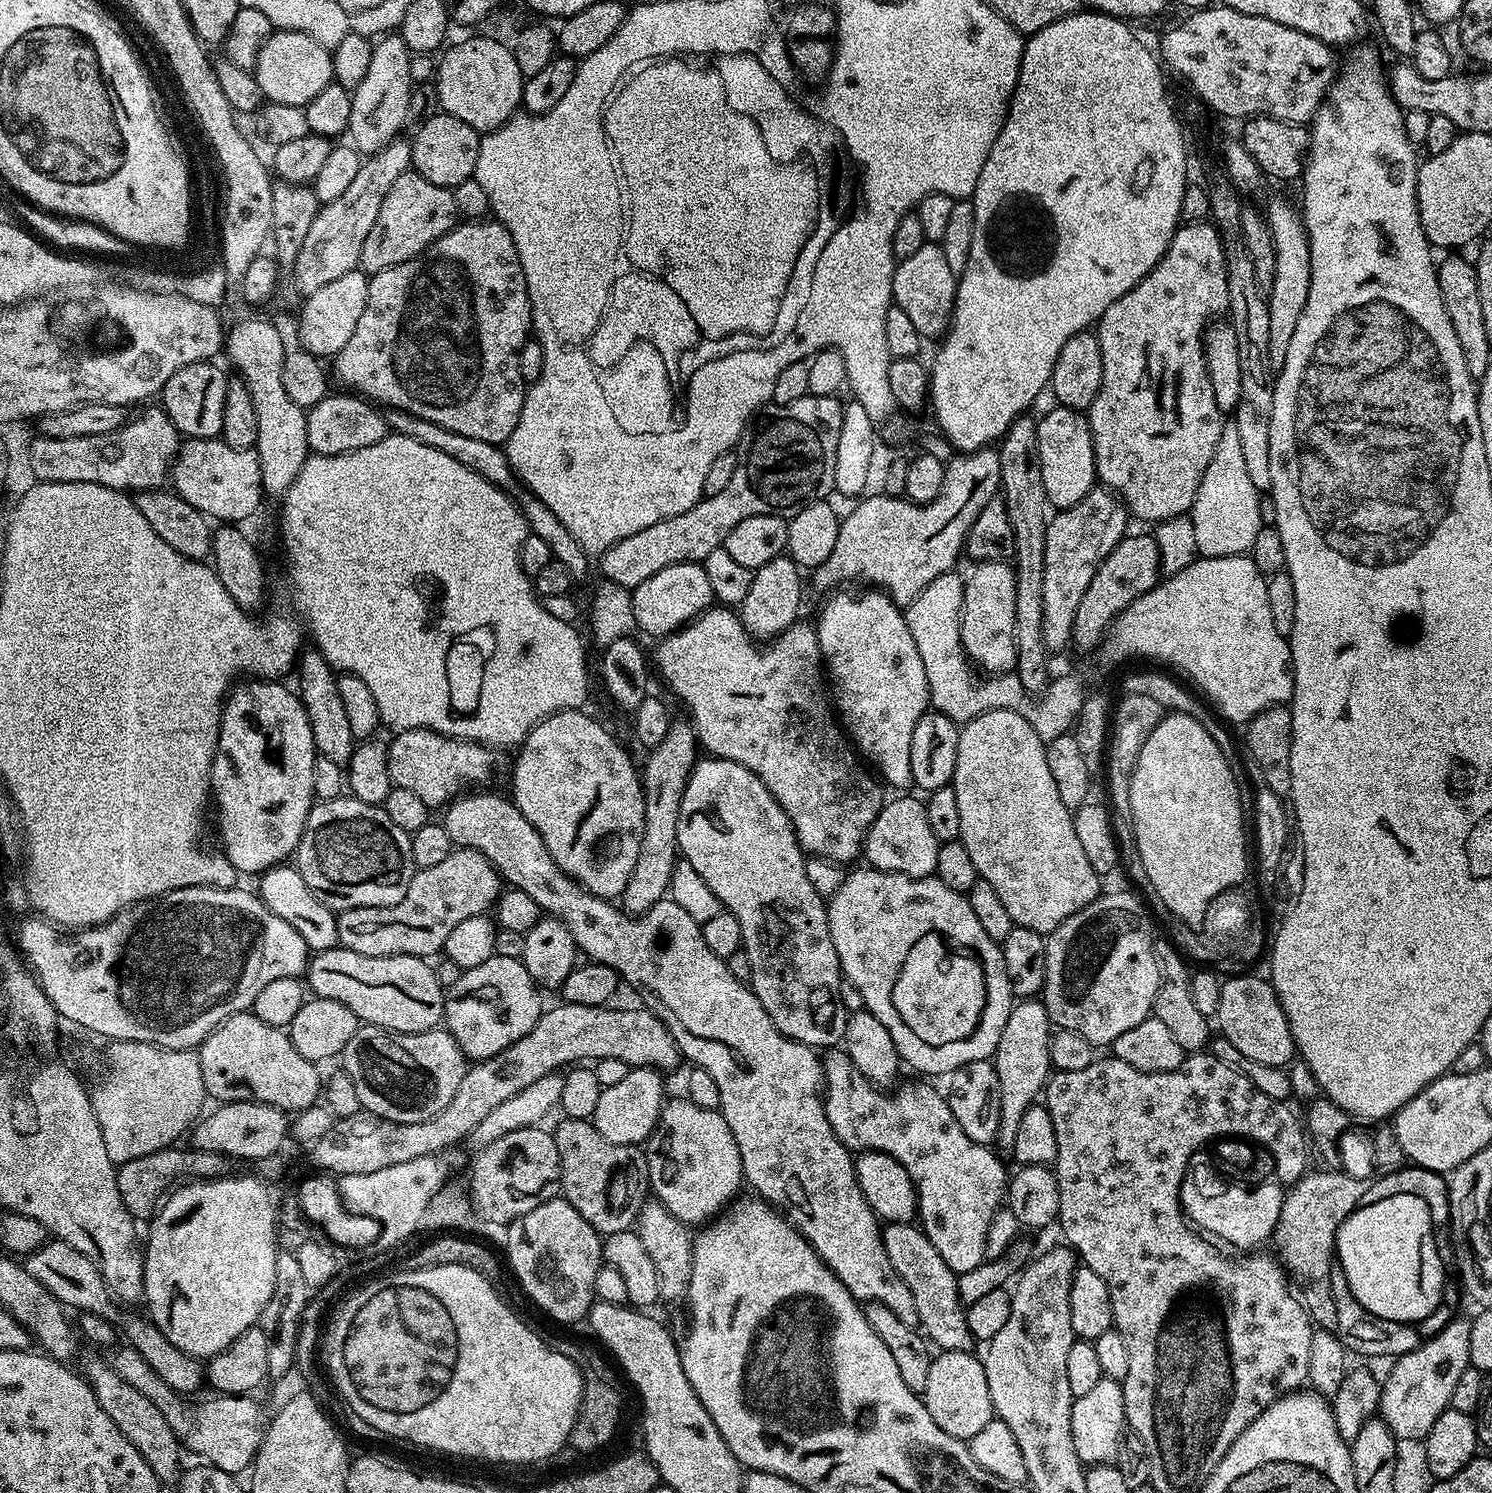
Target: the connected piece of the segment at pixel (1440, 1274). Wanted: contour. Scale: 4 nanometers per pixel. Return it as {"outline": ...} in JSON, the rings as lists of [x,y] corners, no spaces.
{"outline":[[[1414,1194],[1384,1196],[1373,1204],[1360,1204],[1344,1219],[1336,1231],[1335,1259],[1344,1271],[1352,1300],[1378,1318],[1415,1325],[1425,1320],[1440,1303],[1444,1292],[1444,1264],[1440,1261],[1436,1233],[1432,1226],[1432,1211]]]}

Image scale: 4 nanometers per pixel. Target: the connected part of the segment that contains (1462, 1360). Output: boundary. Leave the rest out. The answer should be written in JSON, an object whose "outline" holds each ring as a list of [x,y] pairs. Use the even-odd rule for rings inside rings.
{"outline":[[[1453,1318],[1439,1334],[1425,1339],[1410,1354],[1399,1357],[1389,1371],[1388,1376],[1385,1376],[1382,1380],[1378,1416],[1379,1419],[1386,1422],[1386,1426],[1392,1431],[1397,1441],[1423,1441],[1429,1430],[1434,1426],[1434,1422],[1450,1407],[1452,1395],[1454,1394],[1454,1385],[1458,1383],[1462,1370],[1466,1370],[1470,1366],[1471,1329],[1471,1319],[1460,1320],[1460,1318]]]}

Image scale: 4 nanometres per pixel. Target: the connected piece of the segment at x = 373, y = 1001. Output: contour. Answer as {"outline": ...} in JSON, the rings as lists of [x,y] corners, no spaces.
{"outline":[[[335,947],[311,957],[306,984],[322,1000],[342,1002],[355,1014],[357,1021],[388,1028],[392,1032],[429,1032],[444,1019],[446,989],[439,984],[436,968],[422,956],[367,956],[349,948]]]}

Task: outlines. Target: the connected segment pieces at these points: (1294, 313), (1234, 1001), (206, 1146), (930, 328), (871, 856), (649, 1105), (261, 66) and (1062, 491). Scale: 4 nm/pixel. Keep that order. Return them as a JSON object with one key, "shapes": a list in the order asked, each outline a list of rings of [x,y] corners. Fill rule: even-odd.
{"shapes":[[[[1272,200],[1266,207],[1266,219],[1272,231],[1272,240],[1276,243],[1278,263],[1274,269],[1272,289],[1266,293],[1270,310],[1270,350],[1268,351],[1268,369],[1279,374],[1286,362],[1286,350],[1290,350],[1290,338],[1294,335],[1294,326],[1298,326],[1298,317],[1302,306],[1306,306],[1306,294],[1310,294],[1310,246],[1308,232],[1304,228],[1303,215],[1292,204],[1284,200]]],[[[1232,976],[1222,983],[1222,999],[1214,1017],[1220,1023],[1219,1035],[1234,1042],[1235,1048],[1246,1058],[1262,1062],[1262,1066],[1282,1068],[1292,1064],[1297,1055],[1296,1043],[1290,1034],[1284,1012],[1272,989],[1271,979],[1260,976]]],[[[234,1100],[221,1103],[207,1116],[201,1115],[191,1129],[191,1147],[198,1152],[217,1152],[233,1161],[259,1162],[277,1155],[290,1136],[290,1120],[281,1108],[262,1104],[258,1100]]],[[[925,242],[922,250],[897,263],[892,283],[892,298],[895,307],[906,310],[907,316],[914,321],[914,326],[921,336],[940,338],[947,333],[948,325],[952,323],[957,283],[958,273],[950,270],[946,254],[940,249],[939,243]]],[[[900,794],[897,800],[889,799],[864,835],[862,856],[871,867],[883,872],[897,872],[907,876],[931,876],[938,866],[940,841],[930,831],[924,800]]],[[[633,1068],[617,1082],[615,1086],[601,1088],[598,1107],[594,1110],[591,1122],[606,1138],[606,1142],[615,1144],[643,1145],[651,1136],[656,1124],[660,1120],[660,1111],[666,1103],[664,1096],[664,1080],[655,1068]]],[[[276,30],[268,37],[258,54],[254,75],[265,101],[303,108],[305,104],[310,103],[314,98],[318,98],[318,94],[322,94],[322,90],[326,90],[328,84],[333,83],[332,54],[329,49],[322,47],[318,42],[314,42],[314,38],[310,38],[306,34]]],[[[1052,406],[1044,417],[1039,417],[1036,433],[1038,458],[1042,466],[1042,486],[1046,486],[1049,505],[1059,510],[1082,502],[1082,498],[1086,498],[1086,494],[1098,480],[1094,462],[1094,442],[1087,415],[1075,408]]]]}

